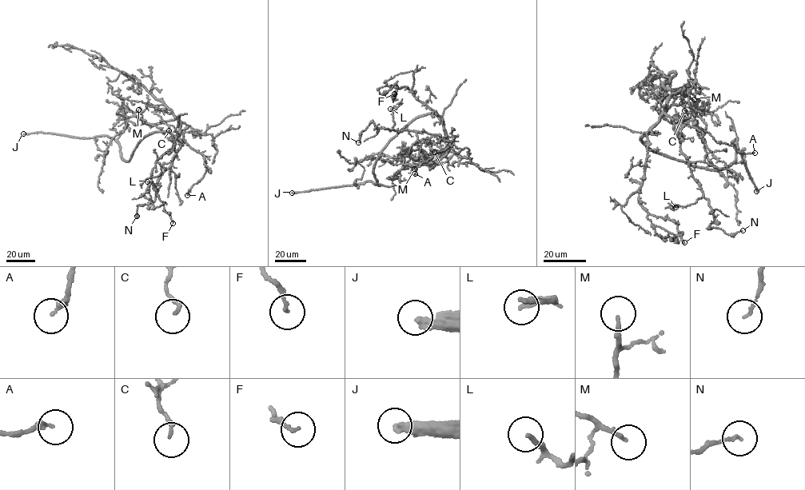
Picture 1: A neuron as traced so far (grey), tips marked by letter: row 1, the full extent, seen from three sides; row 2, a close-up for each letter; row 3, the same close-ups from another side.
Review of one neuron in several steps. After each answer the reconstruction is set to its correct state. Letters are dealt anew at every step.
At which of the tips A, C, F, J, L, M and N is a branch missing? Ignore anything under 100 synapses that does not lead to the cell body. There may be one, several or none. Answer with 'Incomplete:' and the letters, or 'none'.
Incomplete: J

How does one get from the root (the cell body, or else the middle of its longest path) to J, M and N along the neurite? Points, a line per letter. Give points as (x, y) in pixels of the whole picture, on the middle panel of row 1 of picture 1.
J: (421, 165), (365, 158), (357, 161), (364, 169), (361, 178), (354, 181), (356, 185), (292, 193)
M: (421, 165), (408, 165), (414, 169)
N: (421, 165), (446, 155), (447, 135), (390, 130), (372, 122), (361, 131), (358, 142)

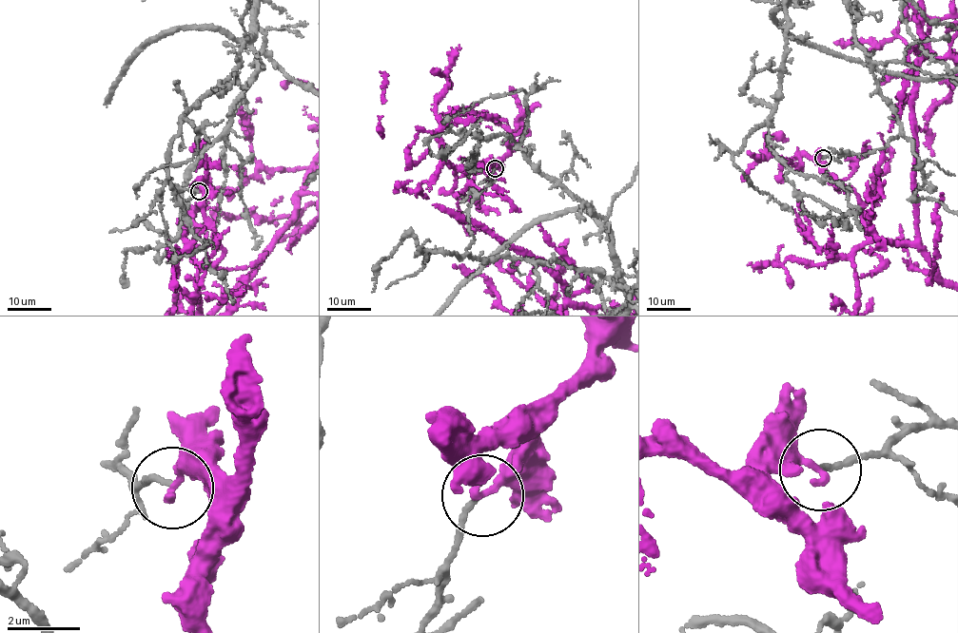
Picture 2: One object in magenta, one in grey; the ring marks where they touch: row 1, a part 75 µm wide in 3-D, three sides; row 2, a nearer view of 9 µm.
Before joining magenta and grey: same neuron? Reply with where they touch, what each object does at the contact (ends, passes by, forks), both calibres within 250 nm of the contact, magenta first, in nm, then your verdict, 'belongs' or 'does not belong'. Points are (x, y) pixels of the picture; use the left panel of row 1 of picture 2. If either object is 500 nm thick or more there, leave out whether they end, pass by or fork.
(199, 191) | magenta ends | grey ends | 280/130 nm | does not belong

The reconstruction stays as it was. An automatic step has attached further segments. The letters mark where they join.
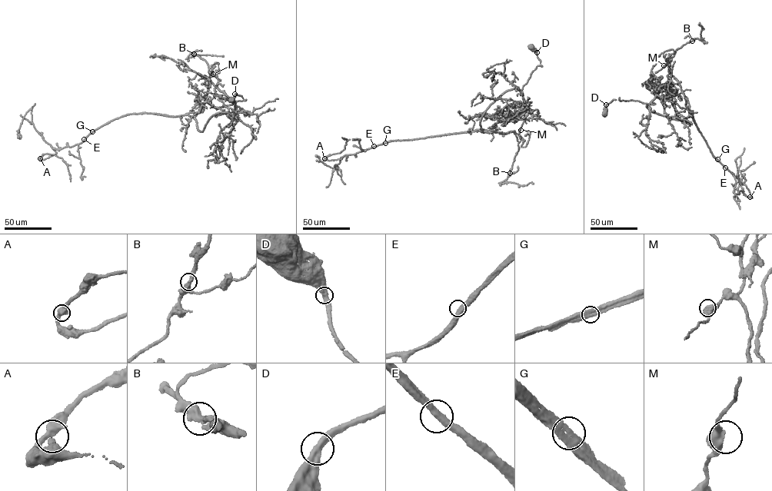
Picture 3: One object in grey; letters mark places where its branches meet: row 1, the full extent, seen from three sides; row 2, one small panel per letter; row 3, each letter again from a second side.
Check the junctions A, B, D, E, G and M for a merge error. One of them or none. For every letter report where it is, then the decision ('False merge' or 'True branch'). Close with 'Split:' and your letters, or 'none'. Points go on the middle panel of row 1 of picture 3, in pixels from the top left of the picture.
A: Place: (324, 158). True branch
B: Place: (510, 173). True branch
D: Place: (537, 52). True branch
E: Place: (374, 146). True branch
G: Place: (385, 143). False merge
M: Place: (520, 130). True branch
Split: G

